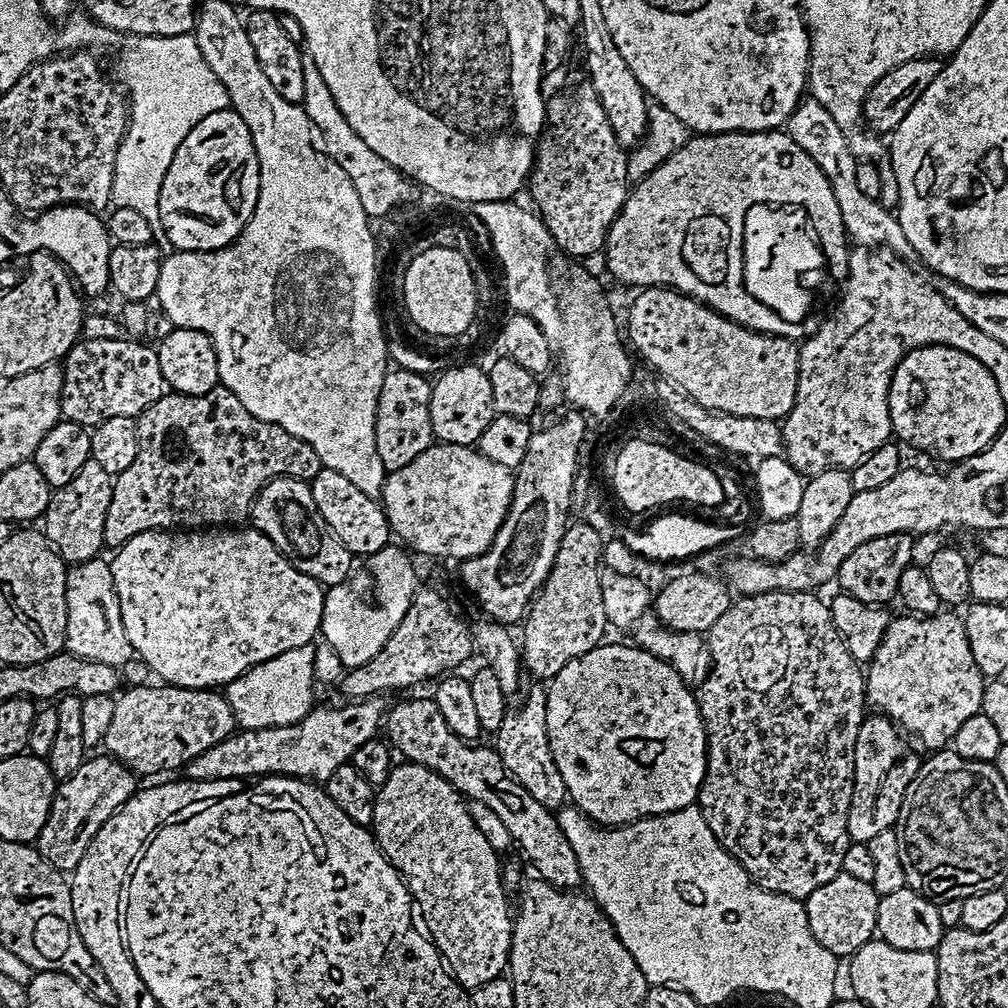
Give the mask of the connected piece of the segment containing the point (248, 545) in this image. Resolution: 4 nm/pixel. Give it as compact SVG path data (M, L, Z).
M220 526L215 530L161 530L143 532L130 538L122 547L115 549L110 560L118 602L121 606L122 624L135 655L145 660L149 669L156 672L161 681L175 684L177 688L210 688L227 686L234 678L244 675L255 664L266 662L286 650L312 644L317 639L322 618L325 589L314 578L302 574L276 549L274 542L251 526Z

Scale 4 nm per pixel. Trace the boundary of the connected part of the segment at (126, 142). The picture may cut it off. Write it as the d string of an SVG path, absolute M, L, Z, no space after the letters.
M125 35L123 39L116 68L129 103L128 129L124 131L114 162L111 203L117 208L138 210L142 218L156 222L160 219L158 198L162 178L166 178L166 170L170 170L182 138L186 138L206 114L229 107L230 101L226 86L218 82L218 74L214 74L206 58L202 58L195 35Z

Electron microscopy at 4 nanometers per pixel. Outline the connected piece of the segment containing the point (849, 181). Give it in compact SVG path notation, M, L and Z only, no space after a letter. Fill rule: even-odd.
M811 98L801 99L795 110L790 114L786 131L794 143L802 146L814 162L818 162L818 170L826 174L826 182L830 182L830 190L834 190L834 198L838 202L838 210L842 210L844 231L848 233L851 243L862 248L886 248L904 258L910 249L906 234L902 234L899 219L889 209L880 203L879 199L871 200L858 190L858 182L854 182L854 174L858 163L857 156L852 153L848 145L845 129L830 118L830 110L822 106L822 102Z

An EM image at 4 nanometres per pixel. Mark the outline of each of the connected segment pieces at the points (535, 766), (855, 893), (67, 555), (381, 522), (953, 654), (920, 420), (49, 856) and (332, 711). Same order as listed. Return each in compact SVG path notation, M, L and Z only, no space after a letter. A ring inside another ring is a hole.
M543 687L532 688L524 696L520 705L513 707L506 715L499 732L494 736L496 753L502 758L506 770L512 777L542 806L553 810L565 807L568 800L566 782L562 782L562 774L558 774L558 766L554 762L554 754L550 750L550 738L546 730L546 702L548 693Z
M842 870L837 876L830 878L826 886L818 886L818 890L814 890L814 894L803 901L814 938L837 958L851 958L863 944L873 939L879 905L880 897L871 884L862 882L859 878L850 878L850 874Z
M89 458L82 470L66 482L66 486L53 491L42 517L42 531L60 553L65 565L84 563L101 555L100 548L105 547L106 512L110 510L113 479L113 476L106 474L105 468Z
M321 467L318 475L311 480L314 502L318 502L318 510L322 518L330 526L330 530L357 557L373 556L378 550L389 547L390 529L384 509L373 497L362 494L350 478L342 478L342 474L333 468Z
M903 615L897 620L889 619L878 650L867 661L866 700L905 733L913 732L928 750L940 750L958 734L958 726L966 718L974 718L974 714L981 712L986 677L970 654L959 615Z
M928 344L905 354L892 375L888 409L892 431L905 445L940 455L947 462L978 454L1006 426L1006 406L990 370L978 358L941 344Z
M99 754L85 759L84 764L65 780L59 781L52 793L50 814L34 841L36 851L52 863L59 872L70 874L82 862L86 846L102 830L110 817L123 806L138 790L137 773L133 772L123 760L115 756Z
M380 698L344 702L341 708L313 707L295 724L278 724L275 728L246 728L210 746L186 766L190 780L242 780L248 776L295 776L309 782L326 782L338 766L351 761L354 750L362 742L373 739L381 731L386 704Z

